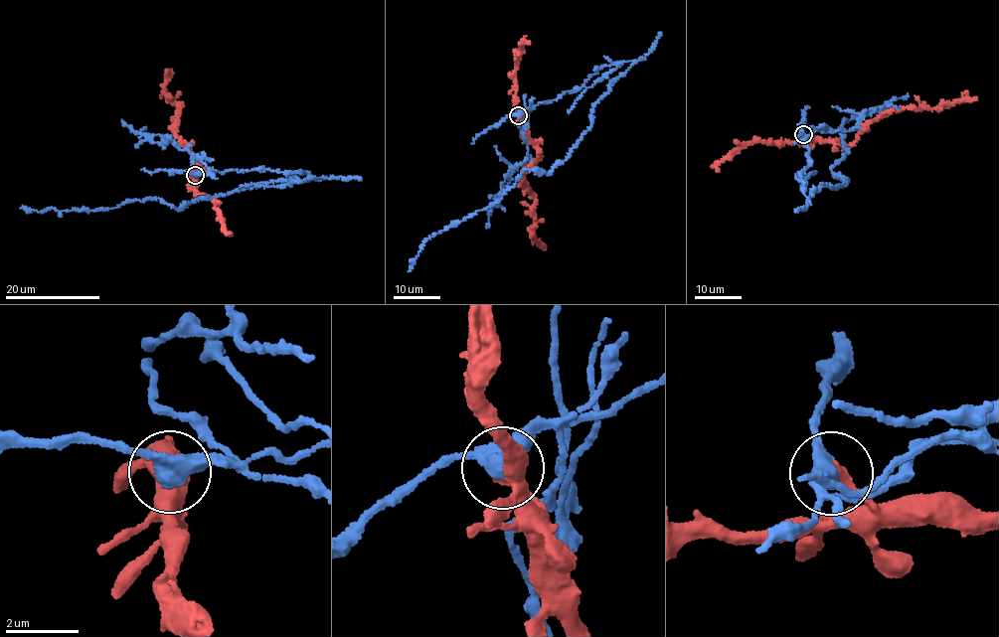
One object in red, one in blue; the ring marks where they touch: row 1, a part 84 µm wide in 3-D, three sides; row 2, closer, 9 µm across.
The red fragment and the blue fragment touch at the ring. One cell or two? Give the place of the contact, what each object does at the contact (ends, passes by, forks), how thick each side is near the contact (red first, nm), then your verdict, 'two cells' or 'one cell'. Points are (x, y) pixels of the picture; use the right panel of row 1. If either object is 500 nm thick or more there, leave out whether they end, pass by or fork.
place (803, 134); calibres 500 and 460 nm; two cells

